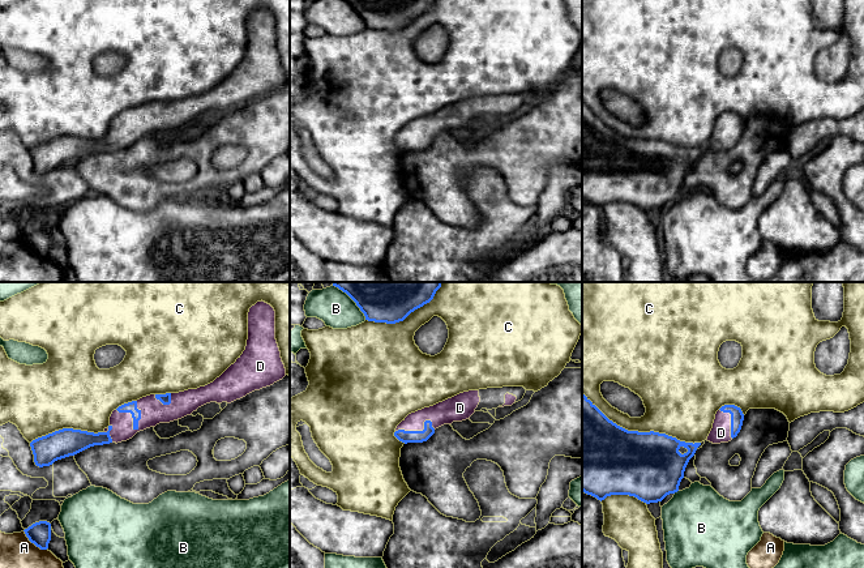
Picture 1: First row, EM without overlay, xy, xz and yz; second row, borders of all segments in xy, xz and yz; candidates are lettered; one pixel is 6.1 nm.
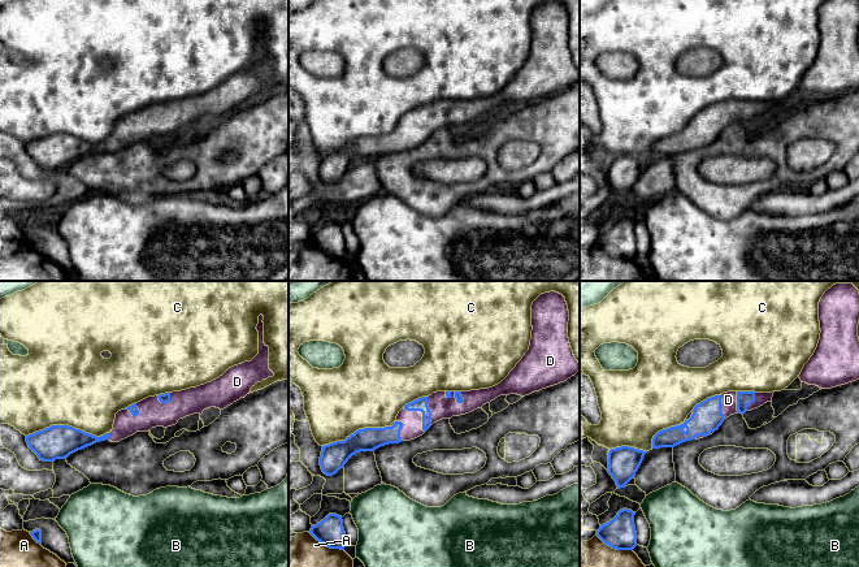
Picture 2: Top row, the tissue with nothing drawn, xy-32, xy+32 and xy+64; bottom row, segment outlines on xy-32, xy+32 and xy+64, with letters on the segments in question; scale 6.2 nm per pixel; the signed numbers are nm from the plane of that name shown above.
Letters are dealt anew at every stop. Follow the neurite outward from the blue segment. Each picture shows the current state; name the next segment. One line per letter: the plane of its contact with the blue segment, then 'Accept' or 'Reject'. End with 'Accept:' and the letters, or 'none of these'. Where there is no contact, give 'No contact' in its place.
A: Touches blue in xy. Reject
B: Touches blue in xz. Reject
C: Touches blue in yz. Reject
D: Touches blue in xy. Accept
Accept: D

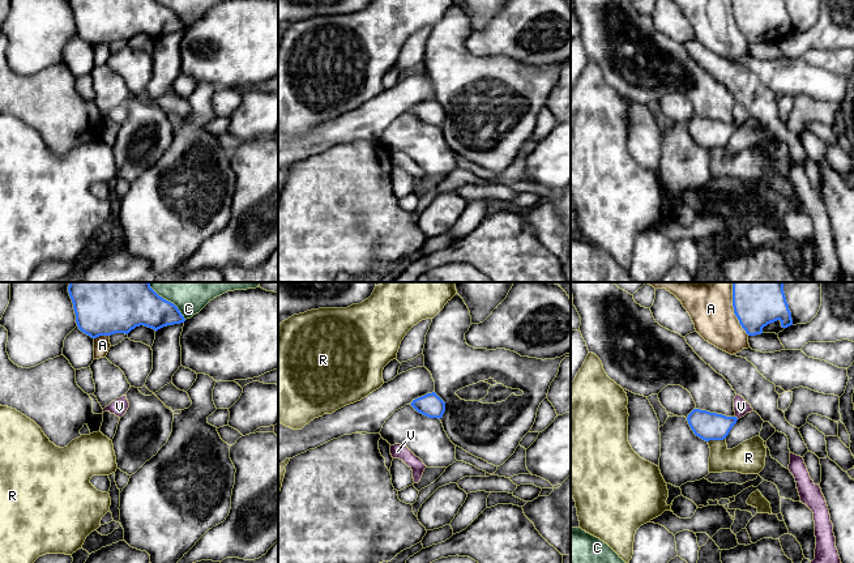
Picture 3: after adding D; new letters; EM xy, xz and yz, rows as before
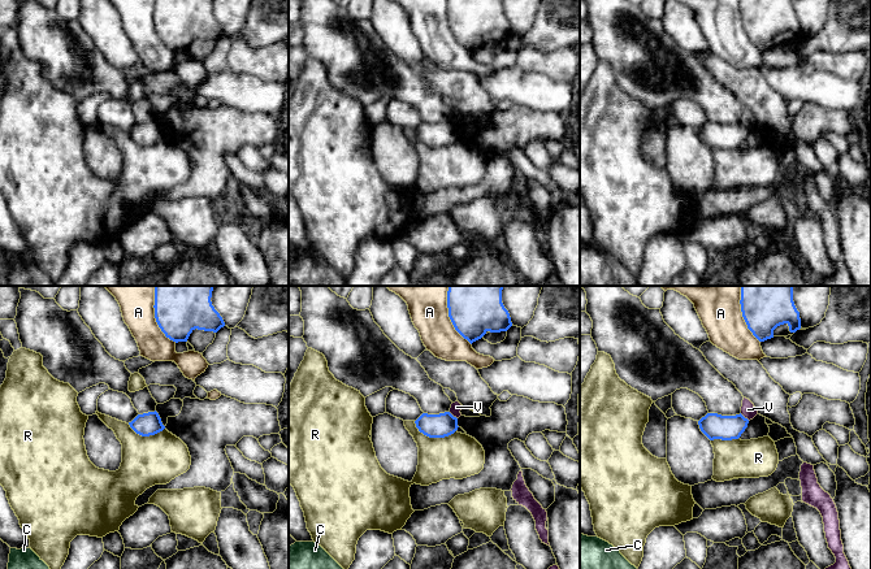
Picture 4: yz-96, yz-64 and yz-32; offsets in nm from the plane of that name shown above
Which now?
A: Touches blue in yz. Reject
C: Touches blue in xy. Accept
R: Touches blue in yz. Reject
V: No contact. Reject
Accept: C

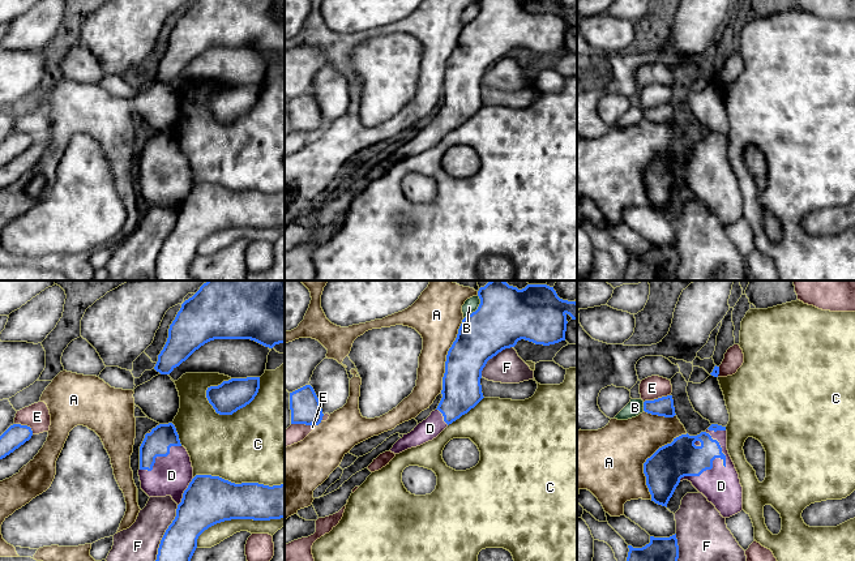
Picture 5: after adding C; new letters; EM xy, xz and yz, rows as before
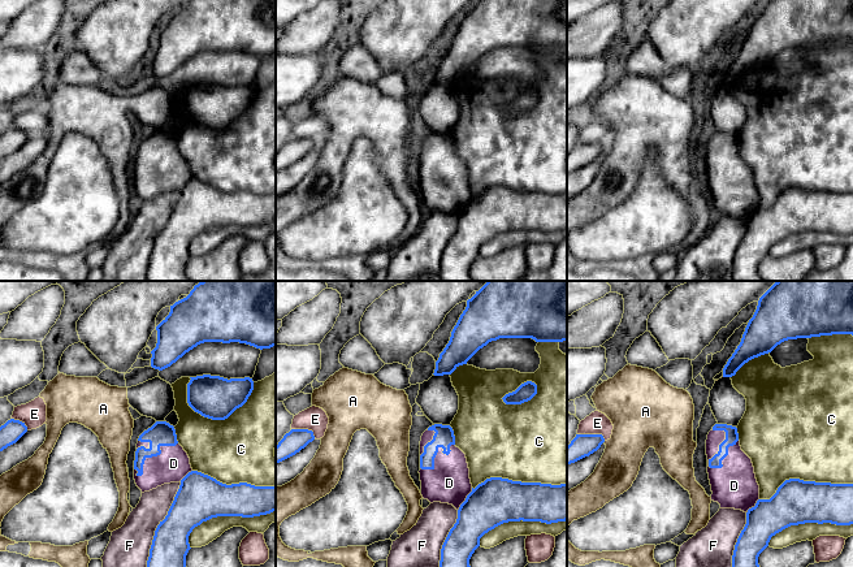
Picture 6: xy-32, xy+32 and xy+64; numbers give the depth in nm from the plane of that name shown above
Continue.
A: Touches blue in yz. Reject
B: Touches blue in xz. Reject
C: Touches blue in xy. Reject
D: Touches blue in yz. Accept
E: Touches blue in yz. Reject
F: Touches blue in xy. Reject
Accept: D

